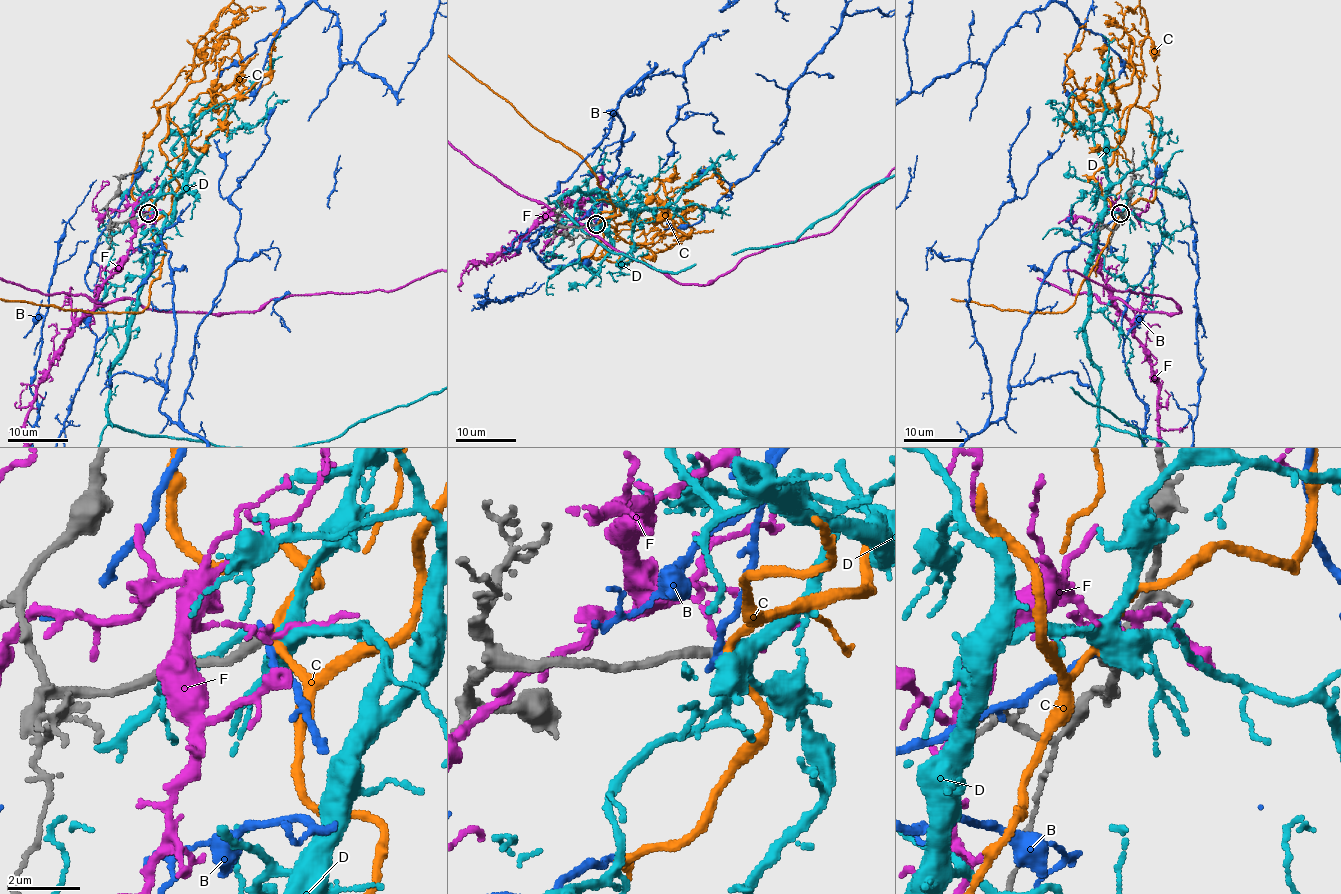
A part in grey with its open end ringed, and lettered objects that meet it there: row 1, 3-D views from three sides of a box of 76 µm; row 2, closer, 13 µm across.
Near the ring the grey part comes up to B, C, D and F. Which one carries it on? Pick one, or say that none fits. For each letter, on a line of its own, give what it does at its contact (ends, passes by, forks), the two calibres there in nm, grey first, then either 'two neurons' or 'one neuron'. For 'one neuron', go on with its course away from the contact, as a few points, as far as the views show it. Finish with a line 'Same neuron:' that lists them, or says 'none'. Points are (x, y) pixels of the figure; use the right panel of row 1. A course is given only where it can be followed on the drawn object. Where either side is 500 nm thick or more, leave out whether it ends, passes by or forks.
B: it ends | 300/280 nm | two neurons
C: it passes by | 280/240 nm | two neurons
D: it forks | 280/380 nm | one neuron
F: it passes by | 280/130 nm | two neurons
Same neuron: D

